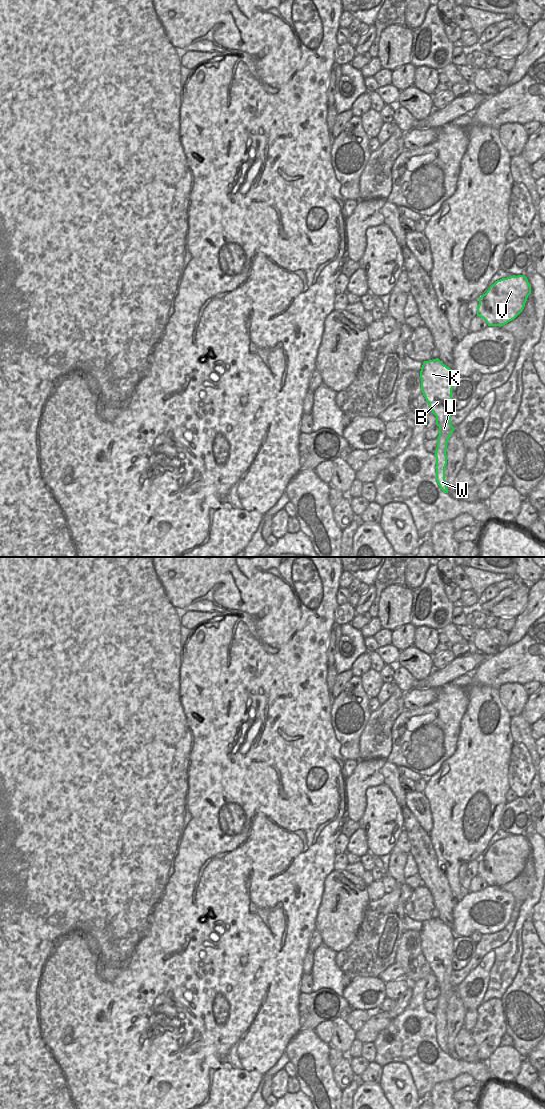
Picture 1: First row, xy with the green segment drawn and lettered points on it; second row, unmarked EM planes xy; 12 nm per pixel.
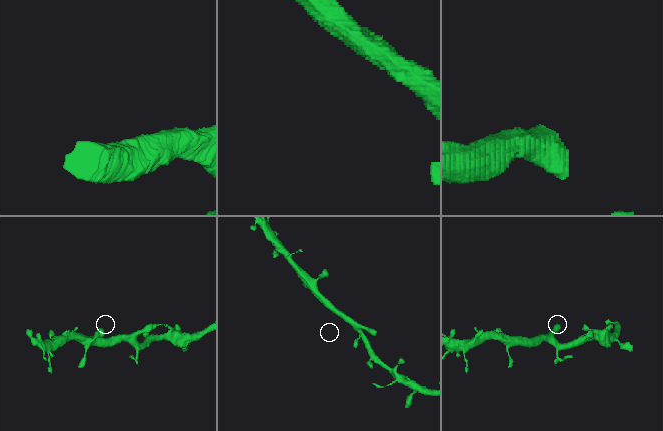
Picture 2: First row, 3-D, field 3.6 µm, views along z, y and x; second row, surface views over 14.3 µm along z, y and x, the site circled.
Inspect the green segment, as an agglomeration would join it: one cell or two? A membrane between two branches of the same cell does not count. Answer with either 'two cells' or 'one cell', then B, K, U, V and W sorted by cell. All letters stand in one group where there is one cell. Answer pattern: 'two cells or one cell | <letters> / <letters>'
one cell | B K U V W

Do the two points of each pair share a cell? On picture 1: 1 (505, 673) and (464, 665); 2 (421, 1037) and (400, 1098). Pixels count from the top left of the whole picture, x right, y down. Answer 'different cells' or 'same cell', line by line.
1: different cells
2: different cells

